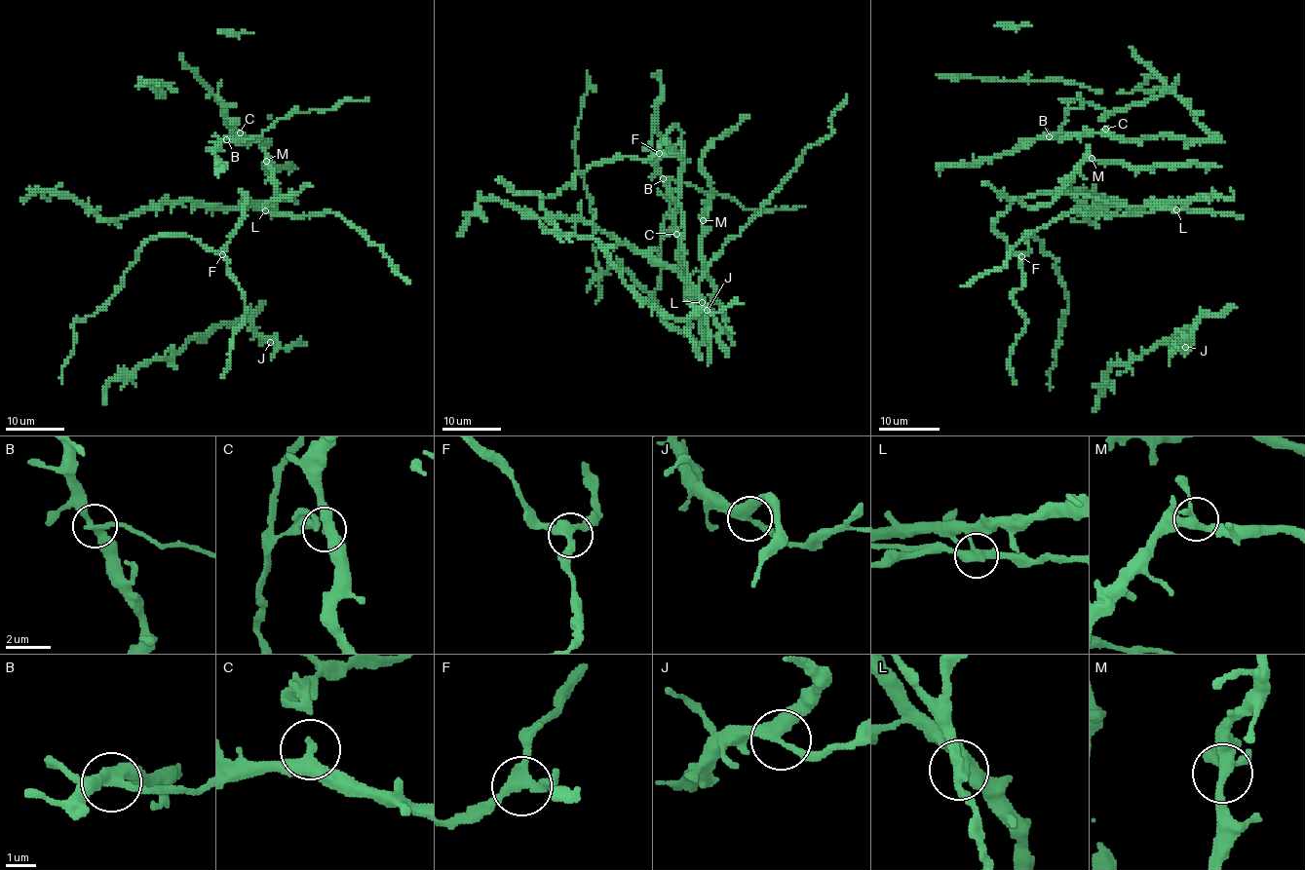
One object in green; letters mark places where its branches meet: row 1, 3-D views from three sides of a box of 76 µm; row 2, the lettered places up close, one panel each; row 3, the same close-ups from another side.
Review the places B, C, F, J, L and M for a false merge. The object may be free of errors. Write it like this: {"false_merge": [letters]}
{"false_merge": ["B"]}

